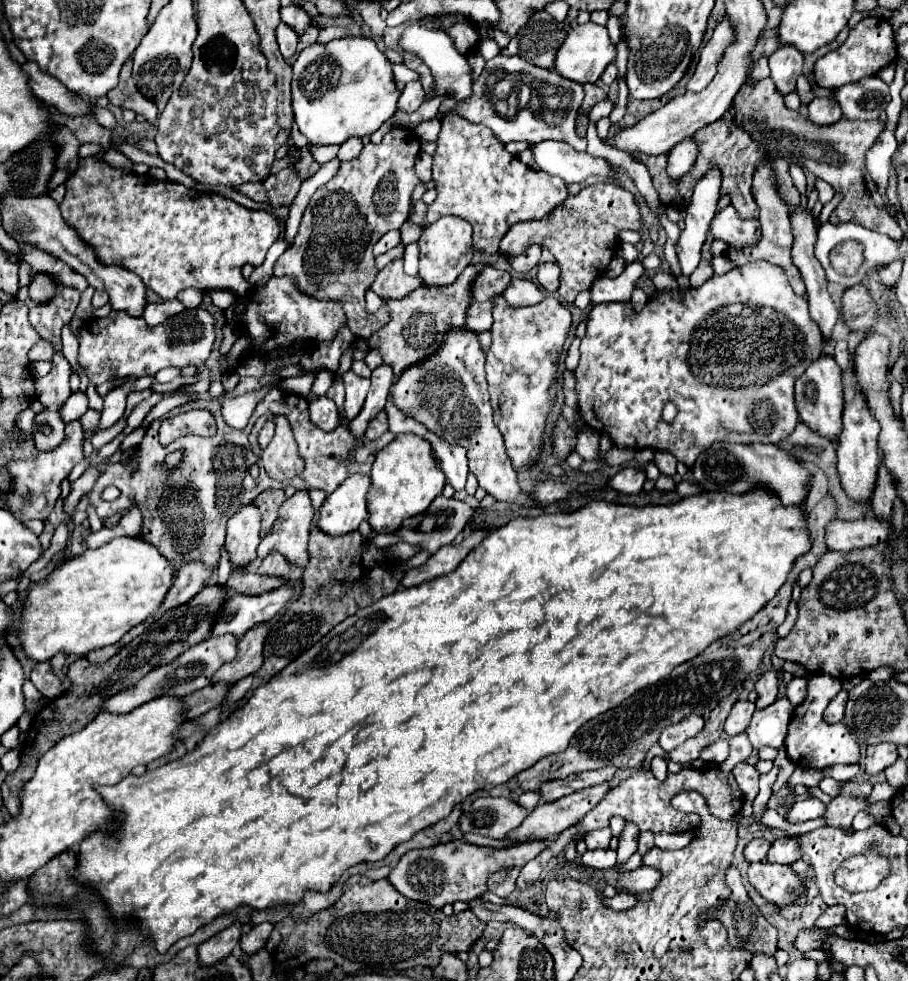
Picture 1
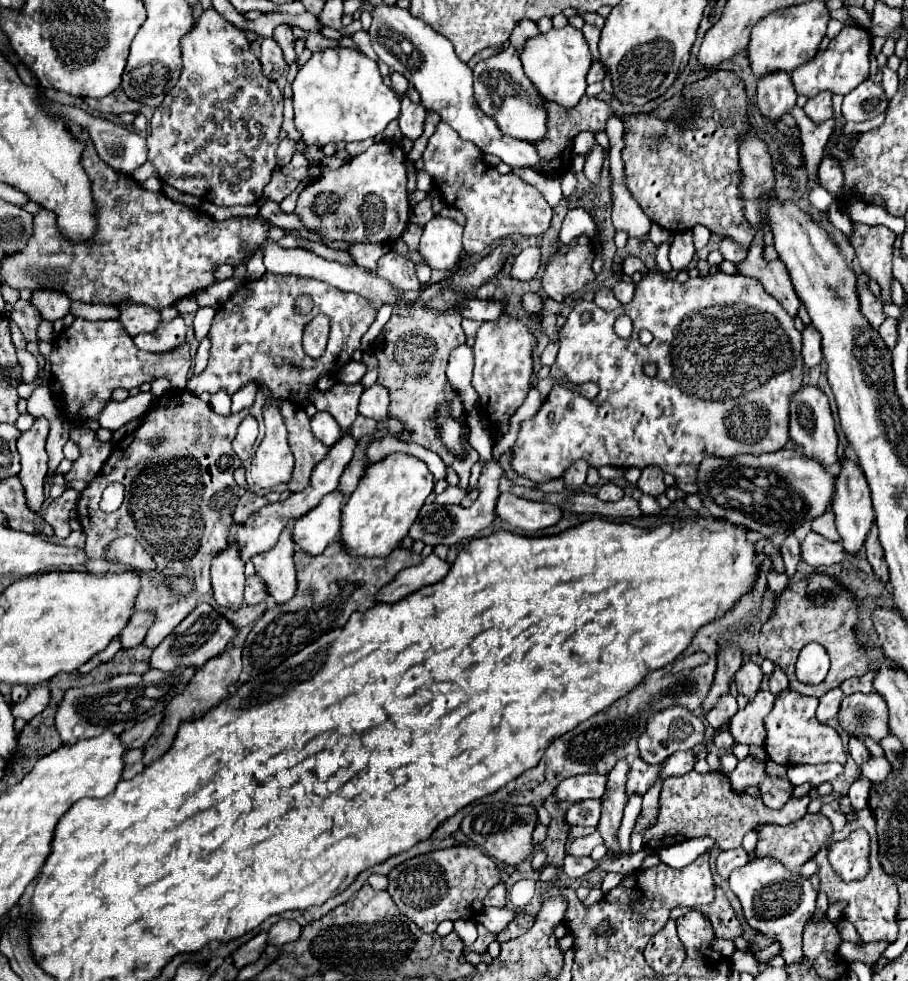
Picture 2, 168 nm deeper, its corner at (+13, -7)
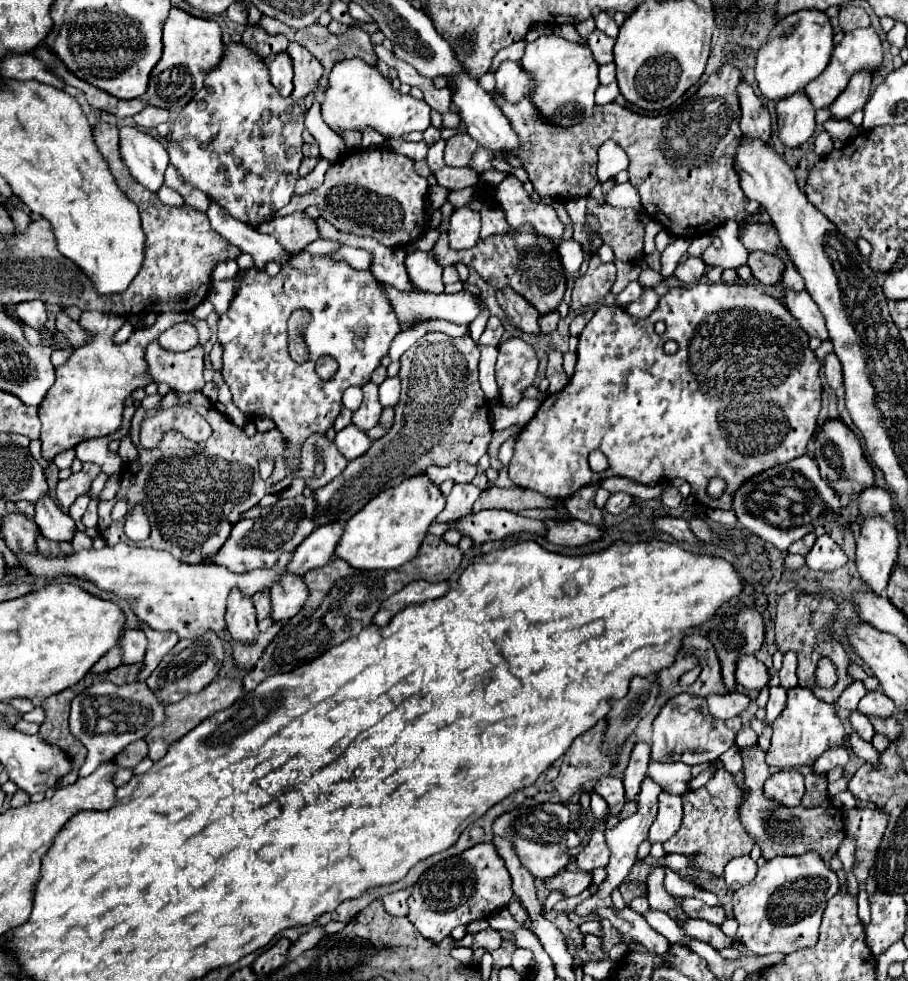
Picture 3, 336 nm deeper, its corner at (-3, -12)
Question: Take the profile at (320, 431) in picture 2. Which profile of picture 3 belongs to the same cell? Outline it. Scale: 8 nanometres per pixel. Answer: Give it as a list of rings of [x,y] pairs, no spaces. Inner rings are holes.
[[[348,424],[346,428],[336,432],[336,446],[338,452],[346,458],[346,460],[354,460],[358,456],[362,456],[368,446],[372,444],[372,440],[366,436],[366,432],[360,432],[354,424]]]

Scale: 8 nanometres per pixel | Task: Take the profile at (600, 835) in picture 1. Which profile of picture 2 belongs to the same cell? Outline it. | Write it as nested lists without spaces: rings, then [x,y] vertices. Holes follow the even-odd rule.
[[[594,831],[594,833],[586,835],[586,837],[574,839],[574,841],[572,841],[572,845],[570,845],[570,849],[568,849],[568,855],[576,855],[576,857],[590,855],[590,851],[592,851],[596,845],[600,845],[600,843],[602,843],[600,833],[598,833],[598,831]]]

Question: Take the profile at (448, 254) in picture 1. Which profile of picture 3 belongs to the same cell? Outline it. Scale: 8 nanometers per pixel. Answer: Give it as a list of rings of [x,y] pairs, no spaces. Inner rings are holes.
[[[458,208],[450,216],[448,240],[454,250],[468,250],[478,244],[480,234],[480,214],[470,208]]]

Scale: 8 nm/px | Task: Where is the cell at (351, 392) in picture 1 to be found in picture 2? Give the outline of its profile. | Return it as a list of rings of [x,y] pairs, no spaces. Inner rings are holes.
[[[336,383],[332,389],[326,393],[320,393],[318,389],[312,391],[312,401],[318,411],[328,411],[338,425],[348,431],[352,421],[358,415],[358,401],[362,395],[362,385],[346,385],[346,383]]]

